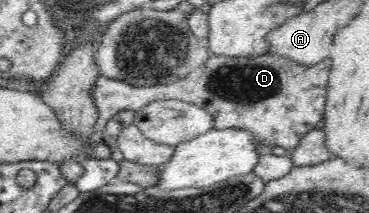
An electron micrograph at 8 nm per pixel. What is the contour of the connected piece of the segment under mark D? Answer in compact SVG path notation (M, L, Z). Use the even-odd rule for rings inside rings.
M269 53L260 56L216 56L210 54L201 67L195 68L184 78L173 84L157 85L152 87L136 87L127 84L120 79L110 79L101 76L96 80L92 89L92 99L98 108L98 120L93 127L90 136L90 150L88 156L94 159L109 159L111 154L109 148L103 142L103 133L107 122L122 110L138 111L156 101L180 100L195 106L205 108L213 117L213 129L245 129L252 133L258 142L269 147L282 147L288 153L294 151L305 134L316 129L316 124L323 119L326 98L328 95L328 79L331 60L325 58L322 62L312 66L296 64L280 56L272 56Z

